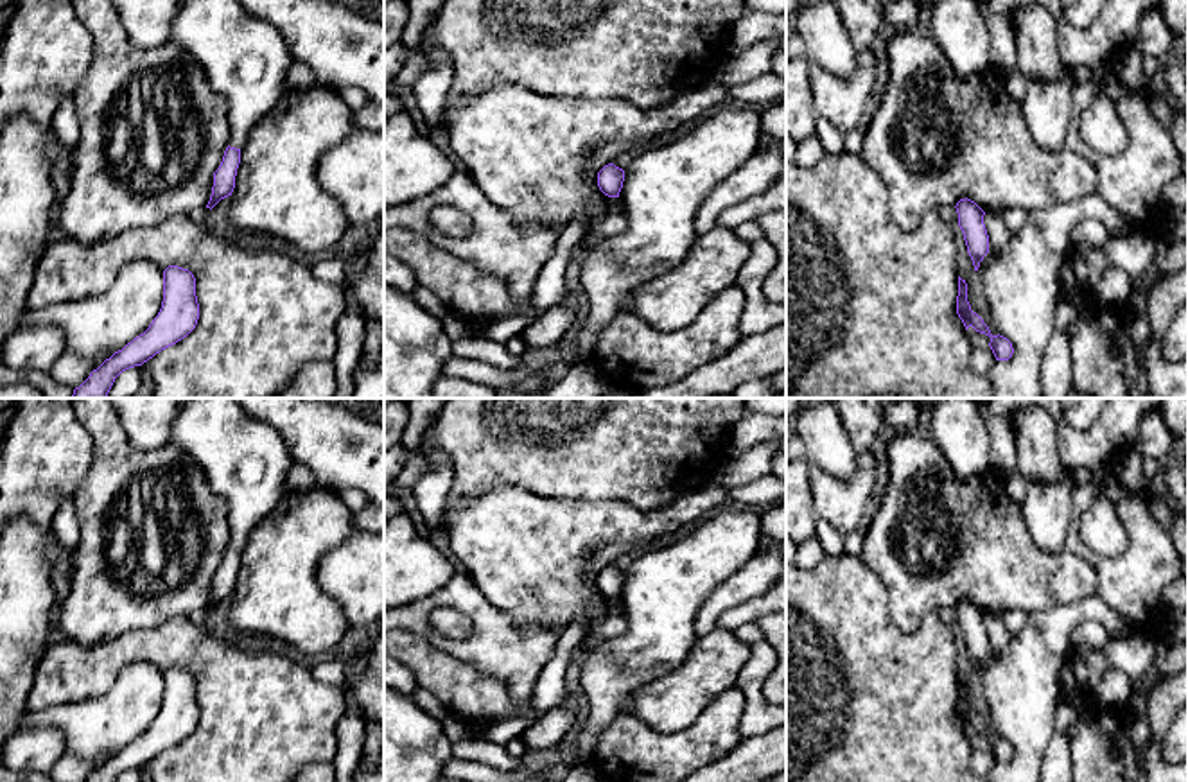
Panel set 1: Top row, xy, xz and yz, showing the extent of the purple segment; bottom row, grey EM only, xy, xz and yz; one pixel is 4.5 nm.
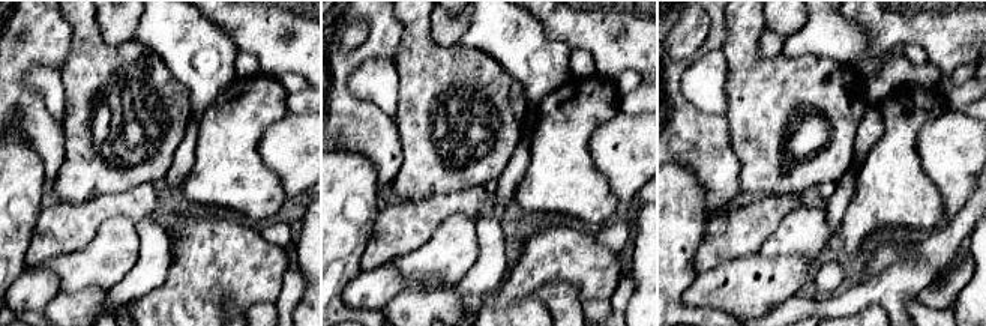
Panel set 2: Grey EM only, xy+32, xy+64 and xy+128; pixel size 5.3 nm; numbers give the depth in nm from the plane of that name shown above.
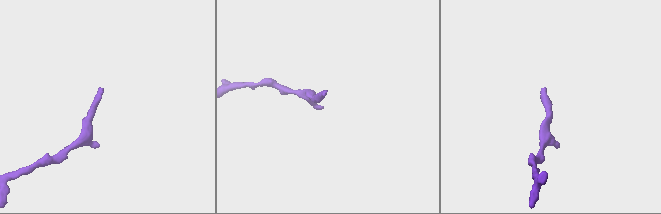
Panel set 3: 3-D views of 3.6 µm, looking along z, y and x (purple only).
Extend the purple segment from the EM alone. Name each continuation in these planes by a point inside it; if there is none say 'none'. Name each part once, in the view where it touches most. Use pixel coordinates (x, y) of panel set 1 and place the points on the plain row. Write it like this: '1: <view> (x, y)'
1: xy (246, 463)

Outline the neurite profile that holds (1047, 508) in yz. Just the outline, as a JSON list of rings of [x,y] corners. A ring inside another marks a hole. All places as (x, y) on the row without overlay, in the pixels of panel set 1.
[[[1071,475],[1059,482],[1028,481],[1021,506],[1021,517],[1030,538],[1037,547],[1048,552],[1062,551],[1073,509]]]

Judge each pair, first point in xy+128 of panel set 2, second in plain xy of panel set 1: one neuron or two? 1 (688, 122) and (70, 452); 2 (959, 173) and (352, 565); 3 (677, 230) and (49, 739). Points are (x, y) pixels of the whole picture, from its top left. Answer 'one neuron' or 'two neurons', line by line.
1: one neuron
2: one neuron
3: two neurons

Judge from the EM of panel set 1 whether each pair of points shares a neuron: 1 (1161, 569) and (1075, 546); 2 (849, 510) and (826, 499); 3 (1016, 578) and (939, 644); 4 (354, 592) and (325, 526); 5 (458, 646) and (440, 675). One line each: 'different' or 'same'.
1: same
2: same
3: different
4: different
5: different

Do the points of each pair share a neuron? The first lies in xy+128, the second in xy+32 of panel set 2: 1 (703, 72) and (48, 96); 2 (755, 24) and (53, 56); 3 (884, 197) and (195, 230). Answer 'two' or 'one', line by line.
1: one
2: two
3: two

